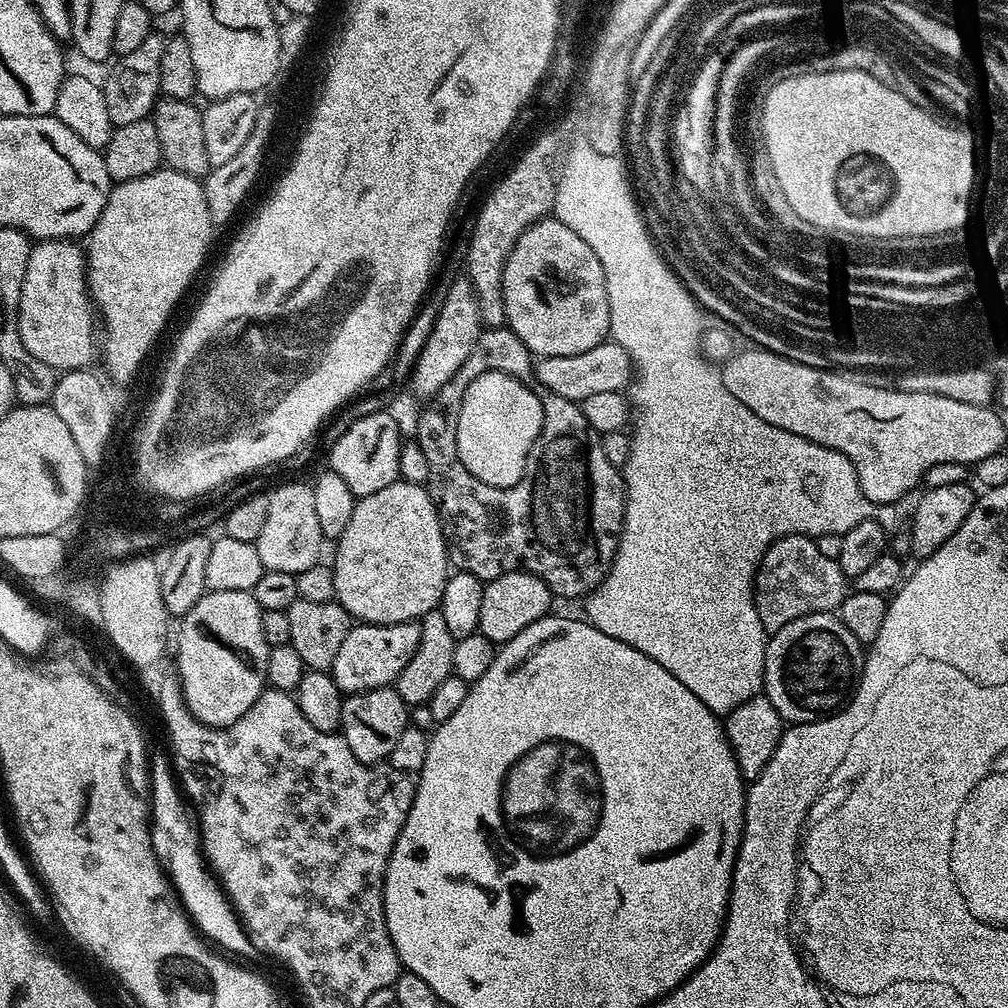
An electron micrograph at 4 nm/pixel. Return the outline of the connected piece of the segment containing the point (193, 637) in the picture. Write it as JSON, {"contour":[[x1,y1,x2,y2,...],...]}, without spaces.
{"contour":[[242,590,205,591,204,597,183,616,179,624,180,637,174,640,174,672,180,678,180,689,188,712,198,722,211,728,225,728,238,722,238,718,242,718,242,714,246,714,246,710,250,710,250,706,254,706,254,702,258,702,260,695,266,691,266,662,270,649,266,634,262,634,262,612,258,602,251,592]]}

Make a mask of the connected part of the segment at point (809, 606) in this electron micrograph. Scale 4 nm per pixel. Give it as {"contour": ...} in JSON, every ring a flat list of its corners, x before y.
{"contour":[[788,535,776,540,775,543,769,545,760,560,753,588,755,608,758,610,765,633,777,632,786,623,804,617,806,614,837,611,848,593,846,583,848,583,848,578,841,570,839,561,824,557,813,537]]}

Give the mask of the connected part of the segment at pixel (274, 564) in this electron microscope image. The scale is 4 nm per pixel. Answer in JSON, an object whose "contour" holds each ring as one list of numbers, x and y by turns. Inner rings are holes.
{"contour":[[311,483,284,484,268,496,270,507,262,534,254,542,262,566,270,572,298,573,310,570,321,559,320,547,326,544,322,526,318,526,318,514,314,510,314,494]]}

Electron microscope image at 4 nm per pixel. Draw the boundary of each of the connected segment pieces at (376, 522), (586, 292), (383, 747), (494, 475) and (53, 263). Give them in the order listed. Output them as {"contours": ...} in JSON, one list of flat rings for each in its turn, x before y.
{"contours":[[[401,478,395,484,386,486,386,490,378,490,378,494,370,494,357,499,354,514,350,514,350,523,346,530,342,530,339,540,335,541,336,561,331,561,332,577,334,578,334,597,337,604,342,605,352,616,353,621,365,624,401,624,402,622,416,622,427,612,435,612,440,607,440,599,446,590,446,582,450,575,450,561,448,548,444,545,444,531,440,528,440,519,436,513,434,502,430,498,427,487,423,484,410,484]],[[545,218,529,224,512,247,512,253,504,263,502,274,502,298,506,327,528,347,533,357,582,354,582,350,594,350,610,336,610,302,606,294,606,274,602,262,570,226,555,218]],[[395,687,375,688,344,696,339,731,354,758,363,764,383,764,398,742,402,730,410,727,410,708,402,702]],[[485,369,470,379,459,399,459,416,455,425,457,461,488,486,512,488,521,480,528,455,543,433,545,403,542,404,527,383,500,369]],[[41,240,33,247,30,254,30,266,26,266,26,282,22,282,22,298,18,302,18,334,22,334,22,342,26,346,26,350,30,350,30,354,34,354,34,358,39,358,42,362,46,362,46,366,56,369,57,373,75,372,84,370,89,367,88,364,92,359,98,356,98,316,94,311,94,305,88,295,88,274,86,271,86,252,83,247,80,248,79,243,72,240]]]}

